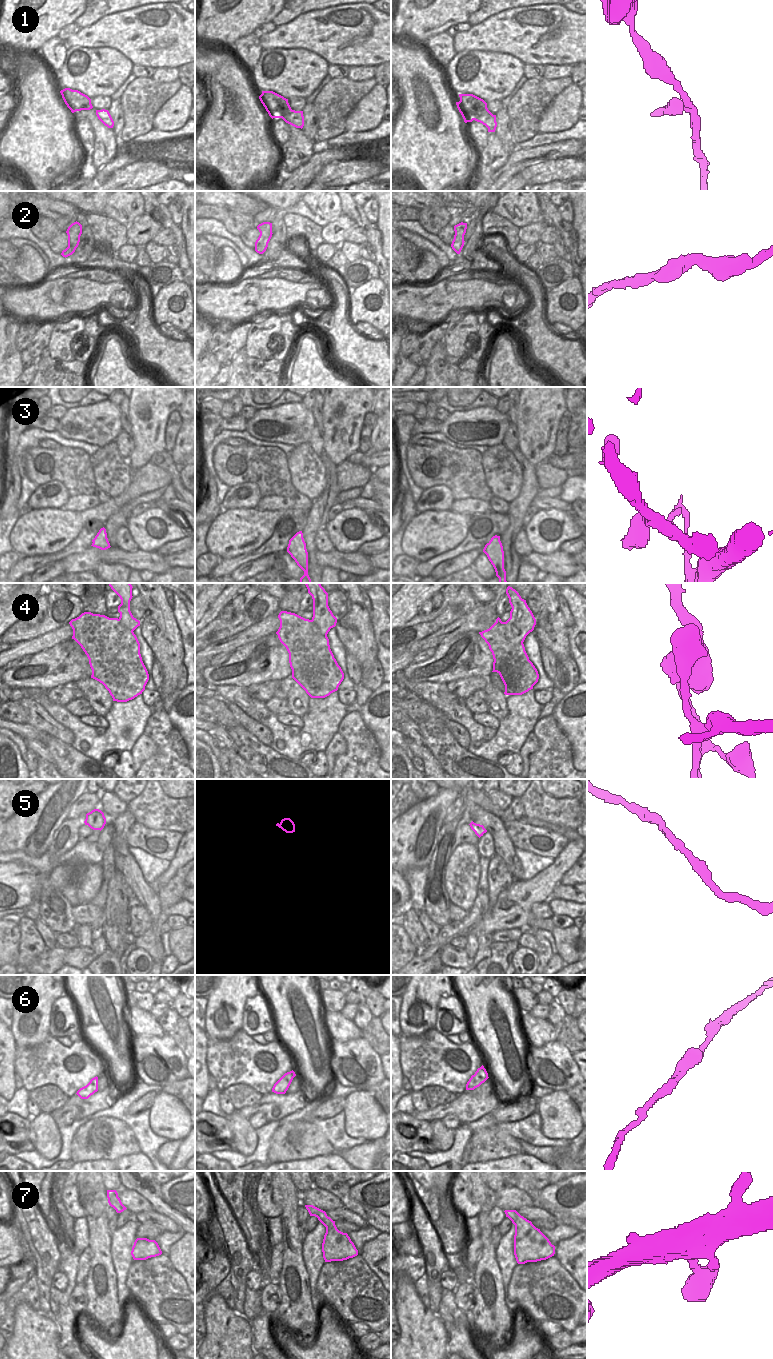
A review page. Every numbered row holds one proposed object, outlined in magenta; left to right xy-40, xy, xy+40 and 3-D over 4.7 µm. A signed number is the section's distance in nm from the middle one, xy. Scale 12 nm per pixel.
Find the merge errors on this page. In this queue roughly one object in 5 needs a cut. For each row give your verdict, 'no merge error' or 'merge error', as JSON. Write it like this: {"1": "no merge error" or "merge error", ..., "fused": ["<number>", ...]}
{"1": "no merge error", "2": "no merge error", "3": "merge error", "4": "merge error", "5": "no merge error", "6": "no merge error", "7": "no merge error", "fused": ["3", "4"]}

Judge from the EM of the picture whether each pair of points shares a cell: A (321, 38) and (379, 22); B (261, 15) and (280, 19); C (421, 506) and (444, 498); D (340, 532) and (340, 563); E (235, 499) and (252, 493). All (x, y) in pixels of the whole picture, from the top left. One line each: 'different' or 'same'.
A: same
B: different
C: same
D: different
E: same

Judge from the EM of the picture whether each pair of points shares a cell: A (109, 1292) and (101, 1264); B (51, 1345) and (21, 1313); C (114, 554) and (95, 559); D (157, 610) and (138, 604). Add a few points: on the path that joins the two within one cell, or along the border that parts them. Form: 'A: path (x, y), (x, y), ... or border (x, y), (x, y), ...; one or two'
A: path (104, 1285), (101, 1282), (101, 1271); one
B: path (43, 1337), (28, 1321); one
C: path (109, 555), (100, 556); one
D: border (135, 593), (145, 605), (140, 621); two

